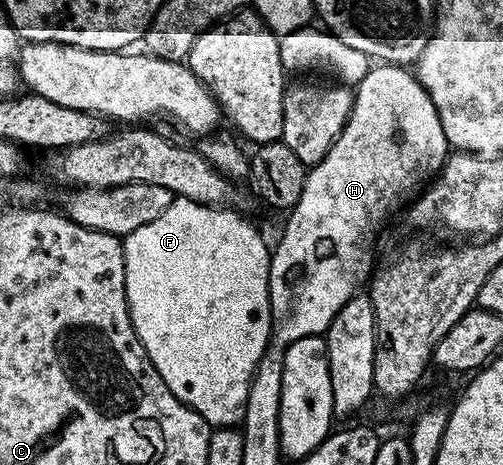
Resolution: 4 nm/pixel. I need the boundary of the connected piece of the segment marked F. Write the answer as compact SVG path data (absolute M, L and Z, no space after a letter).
M175 198L168 206L168 210L164 210L164 214L160 214L160 218L156 218L156 222L148 222L148 226L140 226L140 230L125 237L122 246L126 259L126 304L130 308L130 317L136 334L140 338L148 358L156 366L160 378L164 378L168 390L172 390L172 394L180 402L184 402L189 408L195 408L211 426L234 426L241 421L242 415L246 413L250 379L254 377L254 371L257 370L260 358L270 342L271 249L268 244L266 248L261 234L248 221L241 220L234 212L226 211L230 210L222 206L197 204L191 200Z

